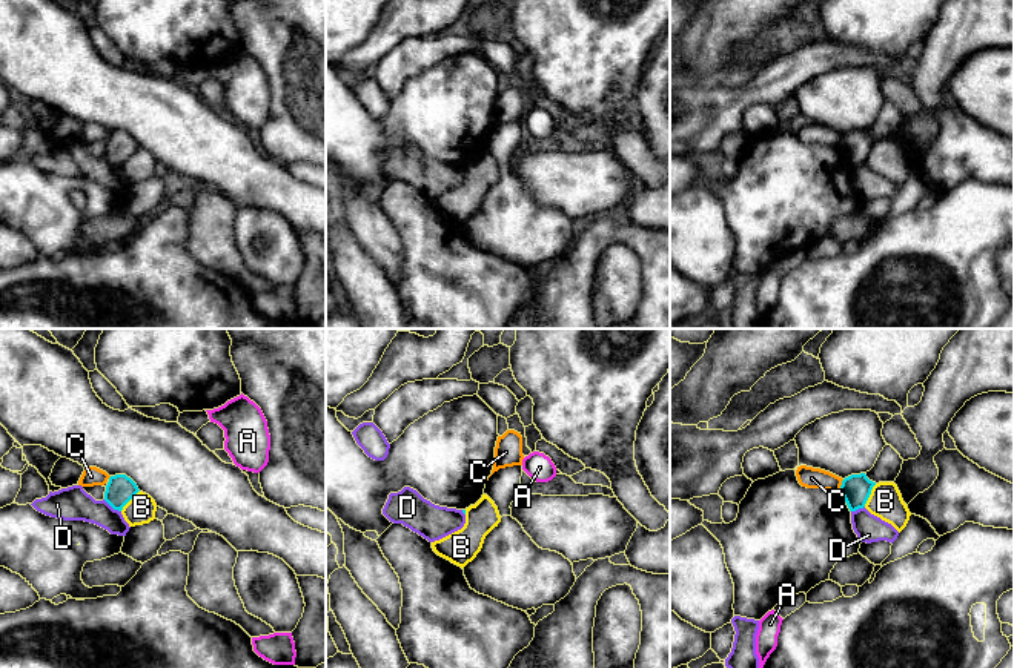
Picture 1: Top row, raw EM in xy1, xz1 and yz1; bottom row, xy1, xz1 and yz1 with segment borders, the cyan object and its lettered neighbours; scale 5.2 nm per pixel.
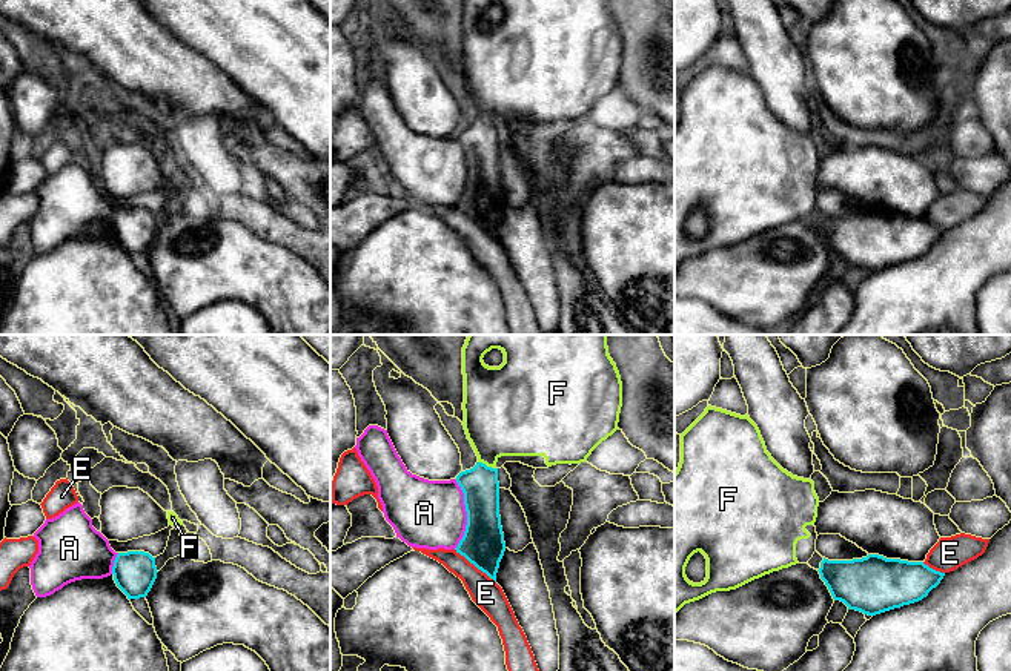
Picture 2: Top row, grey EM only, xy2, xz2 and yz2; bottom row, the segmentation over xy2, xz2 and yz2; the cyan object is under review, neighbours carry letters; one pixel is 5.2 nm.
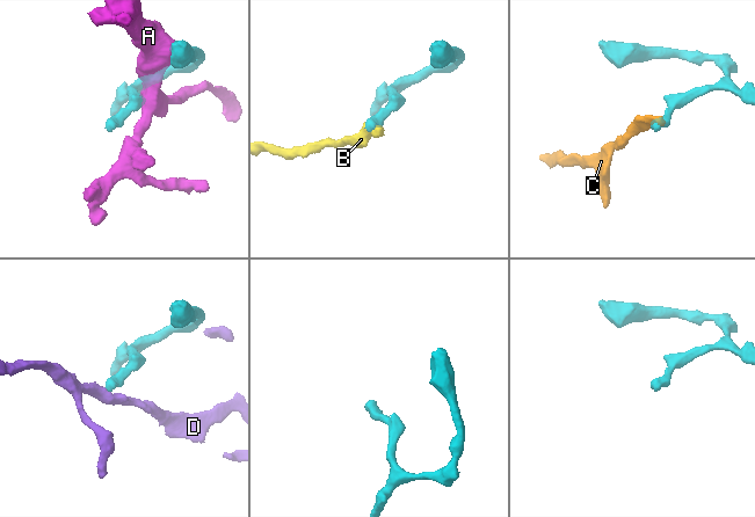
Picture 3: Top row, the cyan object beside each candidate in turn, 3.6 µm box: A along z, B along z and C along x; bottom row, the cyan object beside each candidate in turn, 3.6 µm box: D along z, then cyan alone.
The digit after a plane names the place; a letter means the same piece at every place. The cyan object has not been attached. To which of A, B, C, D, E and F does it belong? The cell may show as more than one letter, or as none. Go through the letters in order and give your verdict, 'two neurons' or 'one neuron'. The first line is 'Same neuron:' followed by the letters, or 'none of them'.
Same neuron: F
A: two neurons
B: two neurons
C: two neurons
D: two neurons
E: two neurons
F: one neuron

